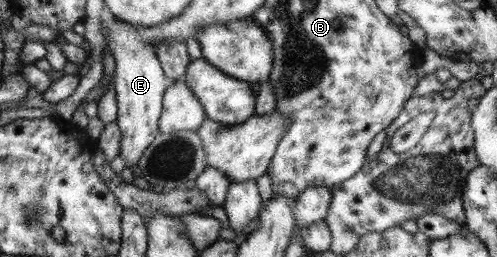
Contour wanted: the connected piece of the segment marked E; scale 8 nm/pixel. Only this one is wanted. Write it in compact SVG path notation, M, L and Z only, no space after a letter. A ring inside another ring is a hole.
M116 17L114 24L116 25L108 29L108 48L115 64L112 77L117 104L115 122L121 136L118 155L124 159L124 167L132 169L137 166L144 149L159 133L157 125L162 108L162 95L171 82L162 72L152 45L144 43L138 35L139 29L119 21Z

